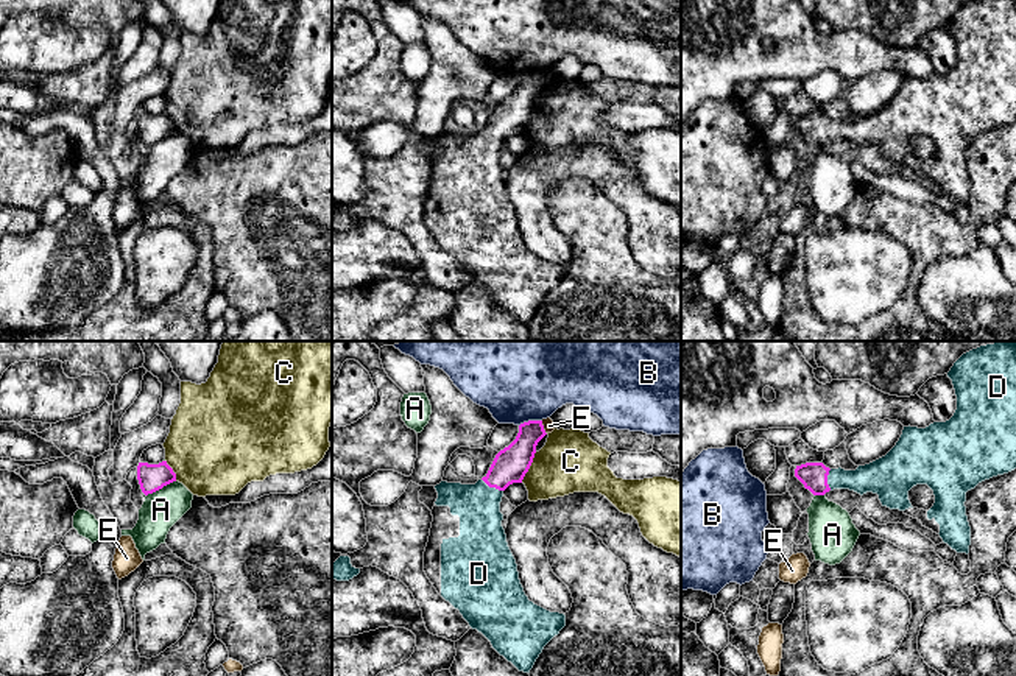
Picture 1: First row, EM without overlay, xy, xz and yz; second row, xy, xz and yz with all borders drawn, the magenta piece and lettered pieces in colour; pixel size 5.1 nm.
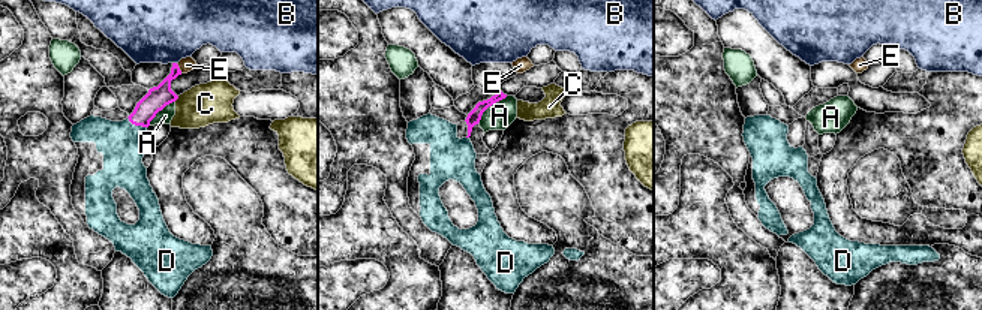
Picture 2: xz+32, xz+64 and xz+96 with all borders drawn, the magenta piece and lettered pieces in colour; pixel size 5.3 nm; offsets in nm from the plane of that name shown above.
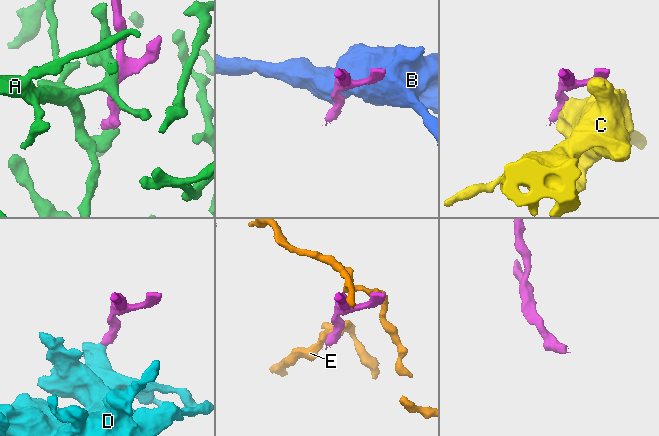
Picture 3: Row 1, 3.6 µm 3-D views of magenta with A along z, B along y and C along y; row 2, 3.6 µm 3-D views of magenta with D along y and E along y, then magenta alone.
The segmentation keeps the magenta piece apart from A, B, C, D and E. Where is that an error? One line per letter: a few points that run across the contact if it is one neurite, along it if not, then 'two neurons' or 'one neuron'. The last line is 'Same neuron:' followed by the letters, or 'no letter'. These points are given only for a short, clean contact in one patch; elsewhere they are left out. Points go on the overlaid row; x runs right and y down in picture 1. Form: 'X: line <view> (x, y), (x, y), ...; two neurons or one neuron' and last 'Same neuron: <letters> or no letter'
A: two neurons
B: line xz (541, 419), (529, 419), (519, 426); two neurons
C: line xz (536, 452), (521, 482); two neurons
D: line xz (510, 464), (493, 486), (477, 505); one neuron
E: two neurons
Same neuron: D

